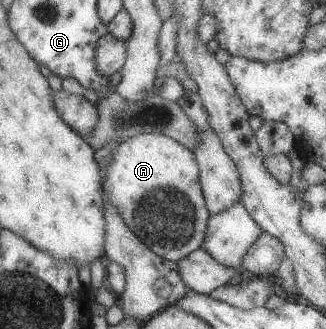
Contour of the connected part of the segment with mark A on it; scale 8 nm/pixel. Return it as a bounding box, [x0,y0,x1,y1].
[104,134,211,261]

